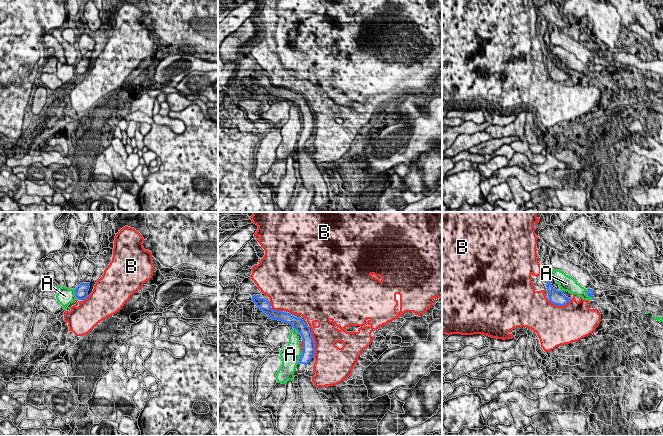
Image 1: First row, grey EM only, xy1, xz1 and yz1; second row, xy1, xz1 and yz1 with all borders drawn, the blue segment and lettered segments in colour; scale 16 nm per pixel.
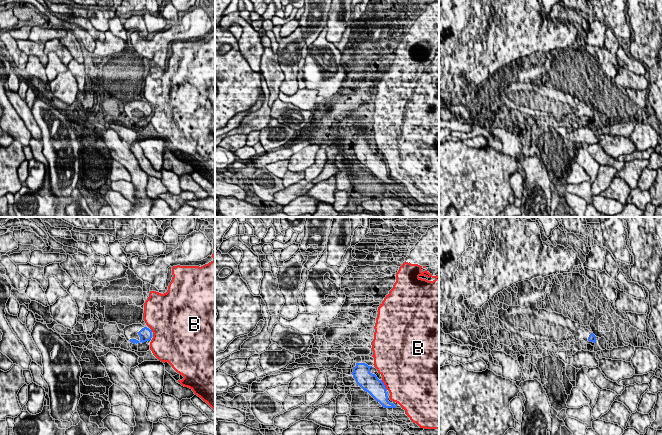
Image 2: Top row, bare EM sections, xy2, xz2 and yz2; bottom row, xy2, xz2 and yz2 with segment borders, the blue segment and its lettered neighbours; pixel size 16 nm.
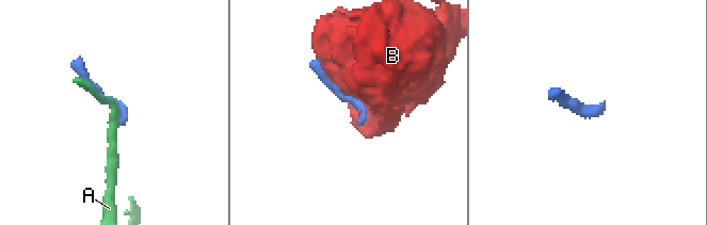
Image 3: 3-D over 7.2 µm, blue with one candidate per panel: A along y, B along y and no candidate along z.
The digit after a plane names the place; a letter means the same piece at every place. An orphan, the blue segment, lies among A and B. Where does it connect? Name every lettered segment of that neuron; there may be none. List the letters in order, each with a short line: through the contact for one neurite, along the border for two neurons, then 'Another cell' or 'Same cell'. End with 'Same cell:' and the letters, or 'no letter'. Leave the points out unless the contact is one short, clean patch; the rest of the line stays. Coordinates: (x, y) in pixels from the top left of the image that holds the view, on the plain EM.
A: Another cell
B: Another cell
Same cell: no letter

